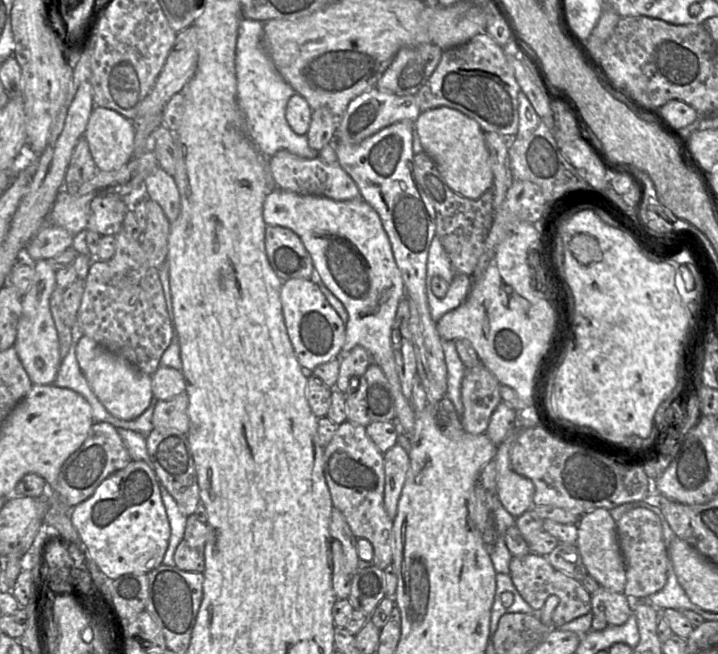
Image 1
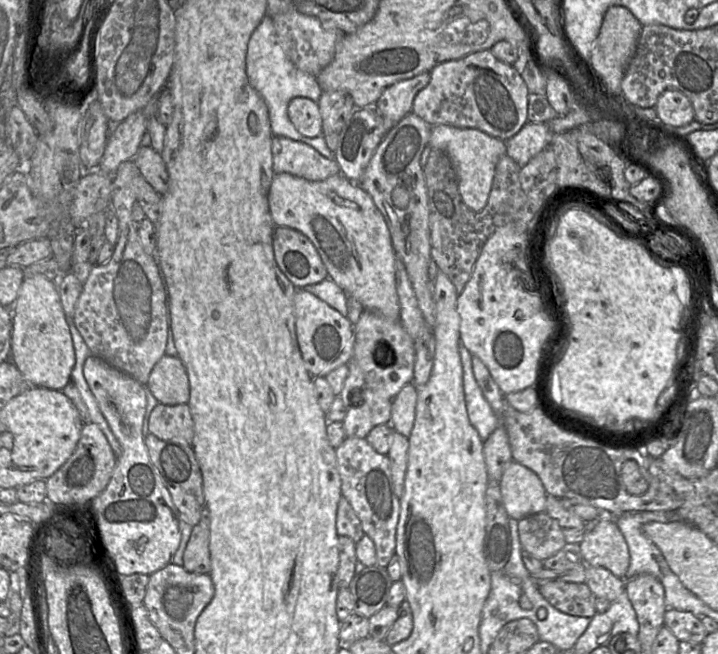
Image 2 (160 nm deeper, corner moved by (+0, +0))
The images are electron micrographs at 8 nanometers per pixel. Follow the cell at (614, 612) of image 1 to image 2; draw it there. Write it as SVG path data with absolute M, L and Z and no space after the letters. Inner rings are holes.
M587 565L586 567L585 583L597 598L604 598L612 603L626 591L625 580L608 569Z

